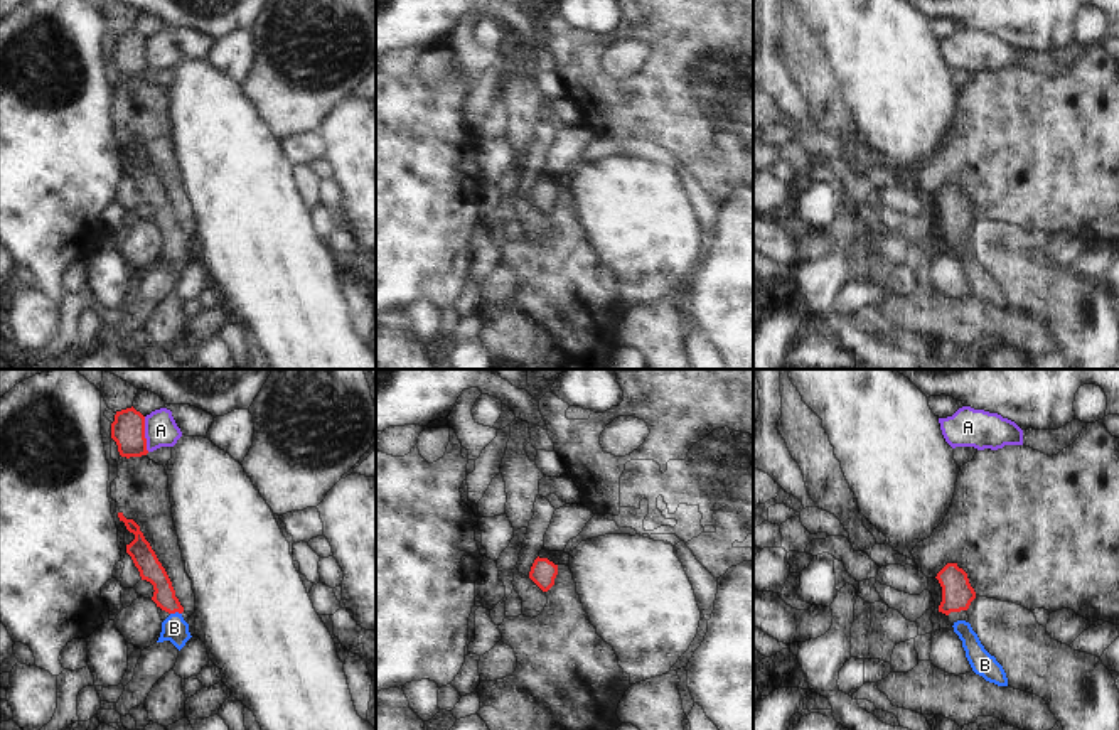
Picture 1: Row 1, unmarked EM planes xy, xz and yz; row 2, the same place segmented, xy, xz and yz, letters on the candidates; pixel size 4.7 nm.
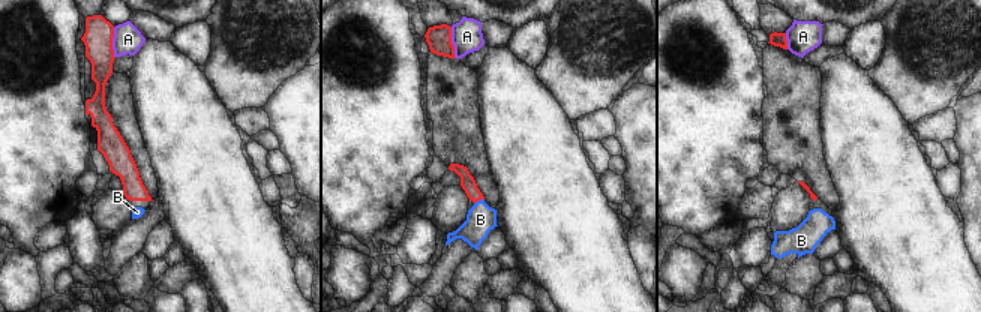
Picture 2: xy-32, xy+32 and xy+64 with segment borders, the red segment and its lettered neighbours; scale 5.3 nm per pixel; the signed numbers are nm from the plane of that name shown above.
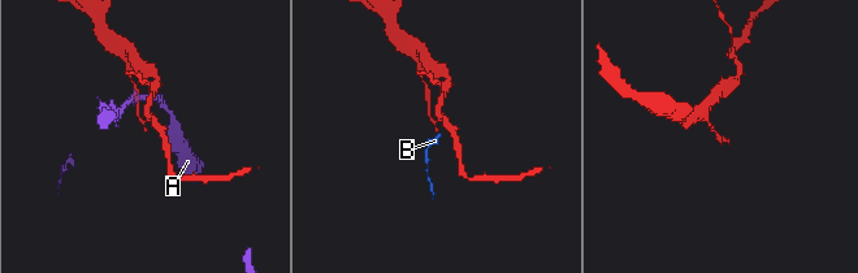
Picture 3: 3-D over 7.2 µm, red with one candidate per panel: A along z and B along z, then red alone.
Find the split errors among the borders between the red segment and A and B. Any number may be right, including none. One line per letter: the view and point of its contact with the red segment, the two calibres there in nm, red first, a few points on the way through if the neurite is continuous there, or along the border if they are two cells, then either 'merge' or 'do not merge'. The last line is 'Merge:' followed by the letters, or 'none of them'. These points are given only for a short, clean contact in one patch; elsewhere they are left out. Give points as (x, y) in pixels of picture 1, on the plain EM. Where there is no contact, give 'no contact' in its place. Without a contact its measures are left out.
A: xy (144, 56) | 160/160 nm | along xy (144, 39), (144, 59), (149, 73) | do not merge
B: xy (176, 233) | 110/120 nm | across xy (150, 191), (176, 233), (174, 250) | merge
Merge: B

